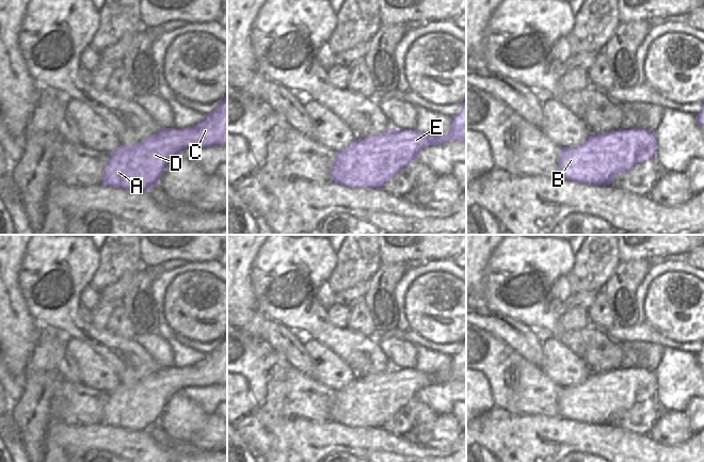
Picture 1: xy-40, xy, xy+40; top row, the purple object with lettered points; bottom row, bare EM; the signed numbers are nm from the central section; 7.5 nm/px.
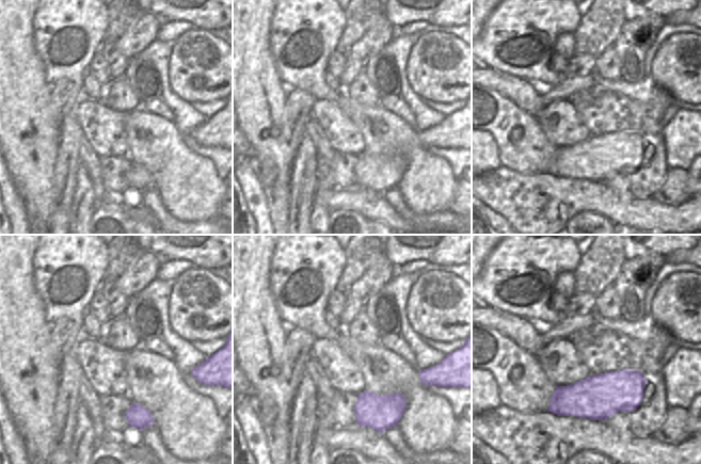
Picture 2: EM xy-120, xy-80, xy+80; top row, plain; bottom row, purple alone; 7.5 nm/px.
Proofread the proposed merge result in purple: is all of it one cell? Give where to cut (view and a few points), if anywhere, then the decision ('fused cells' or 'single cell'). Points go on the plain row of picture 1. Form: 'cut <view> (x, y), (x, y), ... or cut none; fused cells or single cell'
cut none; single cell

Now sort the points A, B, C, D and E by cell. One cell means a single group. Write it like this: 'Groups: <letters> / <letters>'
Groups: A B C D E

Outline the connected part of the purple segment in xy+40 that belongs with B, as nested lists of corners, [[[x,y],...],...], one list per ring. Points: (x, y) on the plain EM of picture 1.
[[[645,367],[591,373],[577,386],[561,386],[559,416],[610,425],[618,412],[626,412],[657,393],[655,371]]]

